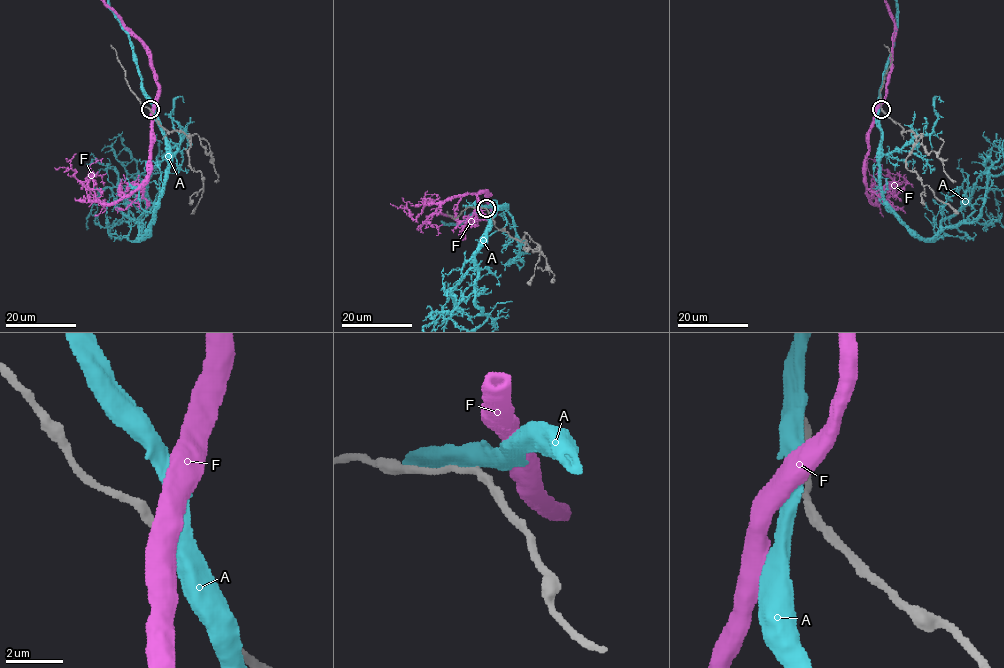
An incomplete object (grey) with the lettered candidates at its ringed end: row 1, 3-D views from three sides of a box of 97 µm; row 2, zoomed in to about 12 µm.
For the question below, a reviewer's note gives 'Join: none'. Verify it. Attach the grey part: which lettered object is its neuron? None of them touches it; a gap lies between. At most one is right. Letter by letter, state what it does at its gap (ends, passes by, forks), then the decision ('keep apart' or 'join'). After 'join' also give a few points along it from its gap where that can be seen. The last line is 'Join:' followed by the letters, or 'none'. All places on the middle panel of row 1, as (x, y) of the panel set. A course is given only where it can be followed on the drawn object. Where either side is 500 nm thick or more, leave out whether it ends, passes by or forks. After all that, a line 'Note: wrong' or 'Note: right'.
A: keep apart
F: keep apart
Join: none
Note: right

